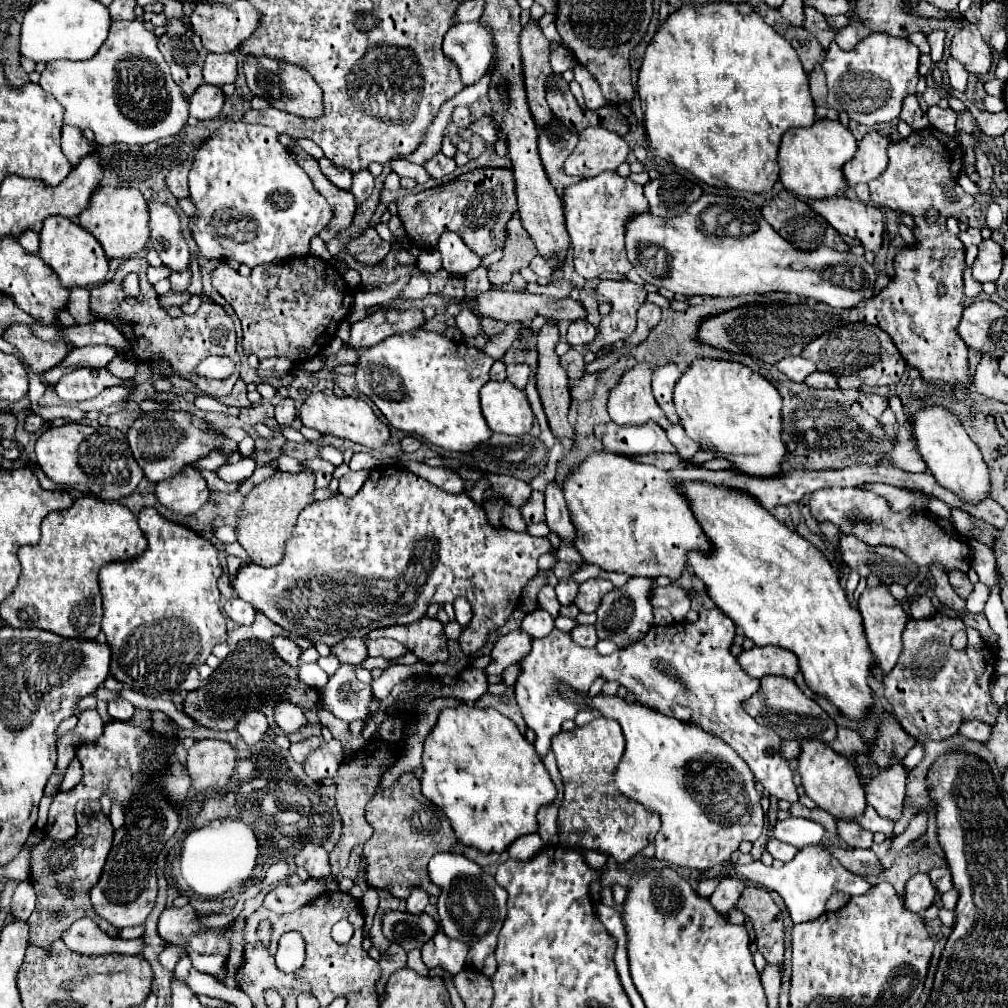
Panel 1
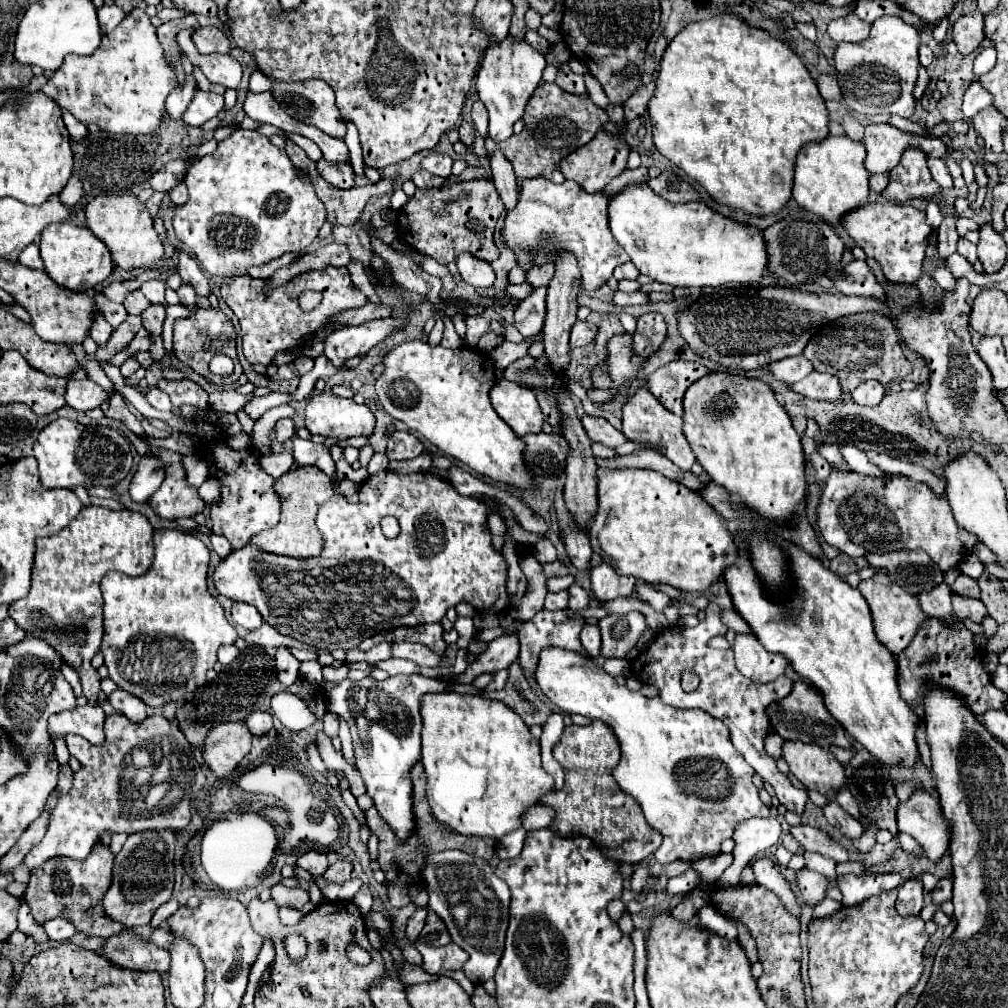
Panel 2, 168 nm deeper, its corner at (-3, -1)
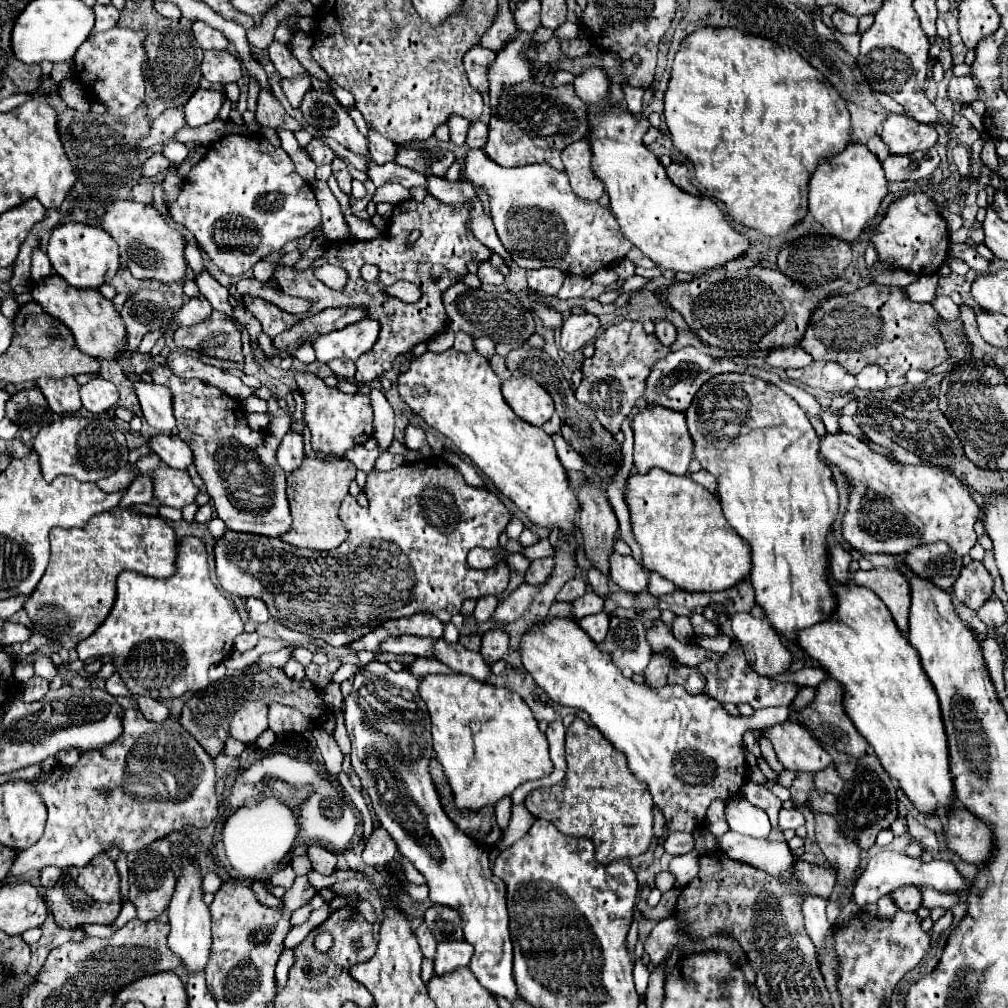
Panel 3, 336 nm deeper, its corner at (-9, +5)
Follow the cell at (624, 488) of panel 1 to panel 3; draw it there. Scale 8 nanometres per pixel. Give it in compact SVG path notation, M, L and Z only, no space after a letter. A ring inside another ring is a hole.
M651 469L645 475L627 479L627 505L631 513L633 533L643 549L643 565L657 571L685 591L725 591L743 581L751 571L751 549L737 531L723 519L719 499L705 487L699 487L691 477L677 477L663 469Z

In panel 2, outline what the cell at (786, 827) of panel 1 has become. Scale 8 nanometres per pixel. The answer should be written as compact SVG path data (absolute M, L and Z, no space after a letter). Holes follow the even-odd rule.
M747 819L735 829L735 849L733 863L723 871L715 885L737 885L743 867L749 859L769 847L773 847L781 837L781 823L777 819Z

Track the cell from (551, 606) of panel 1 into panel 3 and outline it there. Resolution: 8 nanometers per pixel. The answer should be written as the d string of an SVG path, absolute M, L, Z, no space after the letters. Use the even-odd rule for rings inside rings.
M575 577L563 585L563 589L557 593L557 601L569 601L571 603L571 601L583 597L585 591L587 591L587 583L581 577Z

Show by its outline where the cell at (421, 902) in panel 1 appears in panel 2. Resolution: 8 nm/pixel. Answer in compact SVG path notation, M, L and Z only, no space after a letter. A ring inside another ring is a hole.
M419 907L419 909L409 917L409 921L407 921L407 937L409 937L411 941L415 941L415 939L419 937L419 933L421 933L421 929L423 929L423 925L425 925L425 919L427 919L427 909L423 909L423 907Z

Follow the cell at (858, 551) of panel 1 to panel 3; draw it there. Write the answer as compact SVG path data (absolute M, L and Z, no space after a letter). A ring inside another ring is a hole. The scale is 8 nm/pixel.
M929 543L915 547L903 555L903 561L911 571L923 579L933 581L941 589L951 589L963 569L963 559L951 551L947 543Z

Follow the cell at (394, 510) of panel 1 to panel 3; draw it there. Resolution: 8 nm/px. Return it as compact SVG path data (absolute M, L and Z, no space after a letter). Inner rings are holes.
M427 457L387 473L371 471L367 479L367 499L369 507L359 507L351 495L343 499L339 517L349 529L349 537L333 551L295 549L275 537L259 537L227 529L213 547L221 587L237 597L257 597L265 601L277 623L333 647L349 645L373 631L377 625L413 613L431 613L447 623L459 613L465 599L501 595L507 589L509 569L505 563L491 569L473 569L467 565L467 553L473 547L497 549L499 535L505 531L511 513L495 493L471 487L463 479L461 471L445 459Z

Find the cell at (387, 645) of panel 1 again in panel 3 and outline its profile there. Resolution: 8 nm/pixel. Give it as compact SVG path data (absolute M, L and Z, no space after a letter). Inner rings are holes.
M443 639L435 641L435 657L449 665L455 673L469 675L477 681L489 681L491 667L483 661L479 653L465 649L461 643L445 643Z

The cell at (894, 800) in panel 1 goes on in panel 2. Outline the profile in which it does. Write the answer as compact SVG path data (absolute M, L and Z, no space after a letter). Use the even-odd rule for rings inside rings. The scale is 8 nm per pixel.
M915 789L911 797L897 807L897 827L911 835L933 861L941 859L949 849L949 825L941 815L939 803L923 789Z

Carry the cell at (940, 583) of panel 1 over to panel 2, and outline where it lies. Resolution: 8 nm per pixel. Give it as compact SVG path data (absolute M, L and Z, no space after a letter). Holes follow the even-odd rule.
M955 593L951 595L953 599L953 611L959 619L971 619L971 621L981 621L981 617L987 613L985 605L979 599L969 599L969 597L957 597Z

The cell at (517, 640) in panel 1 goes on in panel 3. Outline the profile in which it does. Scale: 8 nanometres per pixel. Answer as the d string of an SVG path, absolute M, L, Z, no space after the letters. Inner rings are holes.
M489 629L481 635L479 653L491 665L499 659L505 659L509 651L509 635L503 629Z

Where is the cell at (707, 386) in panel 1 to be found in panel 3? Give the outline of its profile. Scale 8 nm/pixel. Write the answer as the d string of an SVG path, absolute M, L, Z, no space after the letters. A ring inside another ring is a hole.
M723 373L717 375L715 379L709 379L701 389L699 395L695 395L695 403L691 403L691 407L685 411L687 417L687 429L689 435L693 439L695 445L695 459L701 463L703 469L707 469L711 475L715 475L717 479L717 495L725 513L725 519L729 521L729 525L751 545L753 551L753 567L751 567L751 585L755 589L755 603L763 609L765 617L769 619L771 627L783 635L789 643L797 645L797 633L801 629L811 627L813 623L821 623L825 619L829 619L829 615L835 611L837 607L837 599L835 599L835 591L831 585L831 575L829 575L829 543L827 543L827 535L833 529L833 523L837 519L839 513L839 499L837 499L837 485L833 479L833 473L829 469L829 465L825 461L819 459L819 437L813 429L813 425L809 423L805 411L797 405L795 399L791 399L789 395L785 395L779 387L765 383L759 377L751 377L751 375L741 375L741 373ZM729 431L751 431L747 435L737 435L729 439Z

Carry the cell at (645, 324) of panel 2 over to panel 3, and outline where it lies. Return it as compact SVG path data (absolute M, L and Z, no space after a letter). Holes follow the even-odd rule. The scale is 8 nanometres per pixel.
M655 321L655 335L665 347L671 347L677 339L677 329L669 321Z

